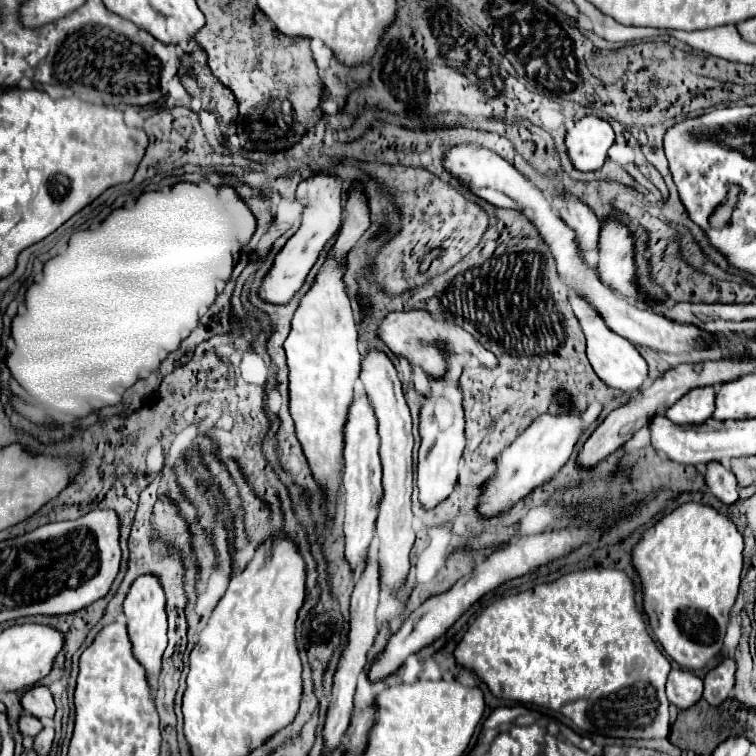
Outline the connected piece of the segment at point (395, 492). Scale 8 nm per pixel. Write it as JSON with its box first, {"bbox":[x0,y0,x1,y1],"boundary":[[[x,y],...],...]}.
{"bbox":[359,350,415,590],"boundary":[[[367,350],[361,364],[359,374],[363,388],[371,400],[379,422],[379,438],[381,438],[381,466],[383,466],[383,498],[379,504],[377,518],[377,534],[379,534],[379,564],[381,564],[381,582],[391,590],[399,590],[409,572],[409,552],[415,542],[415,532],[411,528],[411,492],[413,492],[413,472],[411,472],[411,414],[403,398],[401,382],[397,378],[397,370],[387,354],[379,350]]]}

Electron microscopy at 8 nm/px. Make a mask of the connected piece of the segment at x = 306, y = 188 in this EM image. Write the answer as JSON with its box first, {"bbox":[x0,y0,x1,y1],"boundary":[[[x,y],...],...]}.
{"bbox":[261,172,343,304],"boundary":[[[323,172],[311,174],[309,178],[305,178],[297,186],[297,198],[307,200],[307,208],[303,210],[301,228],[285,244],[285,248],[277,254],[271,272],[263,280],[261,296],[267,302],[287,304],[293,298],[293,294],[299,292],[299,288],[303,286],[305,276],[309,274],[309,270],[317,262],[323,246],[335,236],[335,232],[341,226],[341,218],[343,218],[343,200],[341,200],[341,194],[343,194],[343,180],[337,178],[337,176],[331,176],[331,174],[323,174]]]}

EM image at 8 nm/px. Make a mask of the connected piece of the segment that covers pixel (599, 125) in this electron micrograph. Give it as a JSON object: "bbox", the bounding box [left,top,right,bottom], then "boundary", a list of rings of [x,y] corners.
{"bbox":[567,114,615,172],"boundary":[[[587,114],[567,130],[567,150],[577,170],[589,172],[603,166],[609,146],[615,142],[615,134],[609,122]]]}

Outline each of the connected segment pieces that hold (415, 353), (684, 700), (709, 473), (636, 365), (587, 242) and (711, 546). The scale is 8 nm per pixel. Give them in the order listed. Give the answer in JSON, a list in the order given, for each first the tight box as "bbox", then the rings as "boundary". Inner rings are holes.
[{"bbox":[379,310,497,378],"boundary":[[[411,310],[411,312],[393,312],[393,314],[389,314],[379,326],[379,336],[389,346],[391,352],[409,358],[411,364],[419,364],[433,378],[439,378],[443,374],[443,368],[445,368],[445,358],[443,358],[443,354],[439,352],[439,348],[435,344],[437,340],[443,340],[445,348],[451,350],[453,356],[455,354],[465,354],[469,350],[469,346],[471,346],[471,354],[483,366],[495,366],[497,364],[497,358],[489,350],[485,350],[467,330],[459,328],[455,322],[435,320],[435,318],[431,318],[431,314],[425,314],[425,310]]]},{"bbox":[667,670,703,708],"boundary":[[[671,670],[667,678],[667,698],[677,708],[693,706],[703,694],[703,680],[689,670]]]},{"bbox":[705,462,739,504],"boundary":[[[707,462],[705,464],[705,482],[707,482],[709,492],[713,496],[717,496],[723,504],[733,504],[739,500],[737,478],[721,462]]]},{"bbox":[569,294,647,394],"boundary":[[[569,294],[569,300],[571,300],[573,310],[575,310],[575,314],[577,314],[577,318],[583,326],[583,332],[585,332],[585,338],[587,338],[587,358],[589,358],[595,374],[607,386],[619,388],[619,390],[629,392],[629,394],[637,394],[641,390],[643,382],[647,380],[647,362],[641,358],[637,348],[629,340],[607,330],[607,326],[599,318],[599,314],[587,302],[583,302],[583,298],[579,298],[577,294]]]},{"bbox":[553,192,599,254],"boundary":[[[565,192],[555,194],[553,204],[559,216],[563,218],[563,222],[575,230],[581,252],[587,254],[589,250],[595,250],[595,244],[599,238],[599,220],[595,212],[583,200],[577,200],[575,196]]]},{"bbox":[631,502,743,668],"boundary":[[[685,502],[645,530],[641,540],[631,550],[631,562],[641,580],[643,612],[647,614],[663,650],[683,668],[703,668],[721,652],[725,626],[741,582],[743,536],[735,524],[711,506]]]}]

